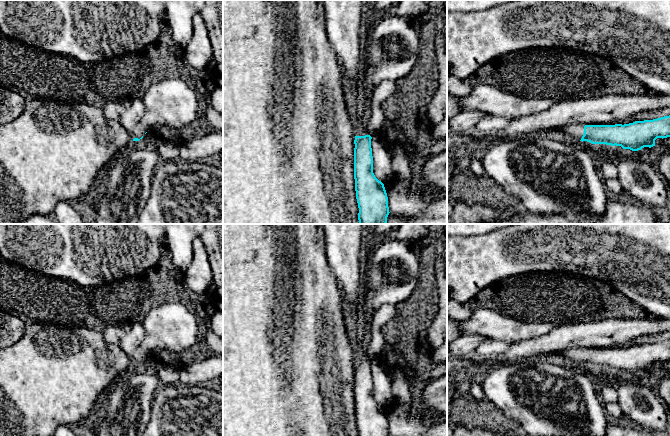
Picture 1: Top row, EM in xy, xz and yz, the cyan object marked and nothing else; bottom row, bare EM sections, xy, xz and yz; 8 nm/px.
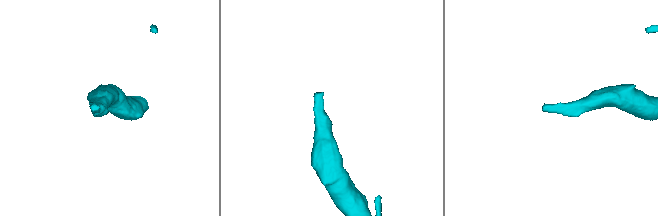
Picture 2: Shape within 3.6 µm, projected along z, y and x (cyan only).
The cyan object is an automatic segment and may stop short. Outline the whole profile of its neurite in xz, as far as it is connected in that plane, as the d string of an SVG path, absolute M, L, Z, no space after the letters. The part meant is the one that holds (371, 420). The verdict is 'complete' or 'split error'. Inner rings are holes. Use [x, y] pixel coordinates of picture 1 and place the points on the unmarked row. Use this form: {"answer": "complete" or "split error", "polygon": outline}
{"answer": "split error", "polygon": "M373 317L362 327L355 351L354 403L359 436L389 436L388 421L384 408L373 397L372 361L368 358L368 347L372 337Z"}

